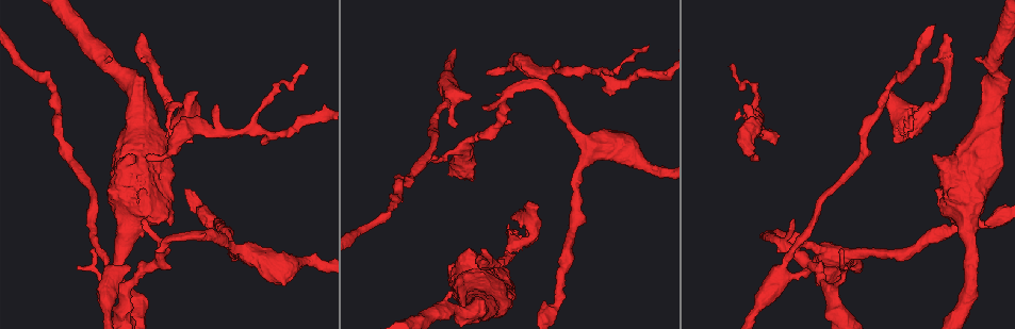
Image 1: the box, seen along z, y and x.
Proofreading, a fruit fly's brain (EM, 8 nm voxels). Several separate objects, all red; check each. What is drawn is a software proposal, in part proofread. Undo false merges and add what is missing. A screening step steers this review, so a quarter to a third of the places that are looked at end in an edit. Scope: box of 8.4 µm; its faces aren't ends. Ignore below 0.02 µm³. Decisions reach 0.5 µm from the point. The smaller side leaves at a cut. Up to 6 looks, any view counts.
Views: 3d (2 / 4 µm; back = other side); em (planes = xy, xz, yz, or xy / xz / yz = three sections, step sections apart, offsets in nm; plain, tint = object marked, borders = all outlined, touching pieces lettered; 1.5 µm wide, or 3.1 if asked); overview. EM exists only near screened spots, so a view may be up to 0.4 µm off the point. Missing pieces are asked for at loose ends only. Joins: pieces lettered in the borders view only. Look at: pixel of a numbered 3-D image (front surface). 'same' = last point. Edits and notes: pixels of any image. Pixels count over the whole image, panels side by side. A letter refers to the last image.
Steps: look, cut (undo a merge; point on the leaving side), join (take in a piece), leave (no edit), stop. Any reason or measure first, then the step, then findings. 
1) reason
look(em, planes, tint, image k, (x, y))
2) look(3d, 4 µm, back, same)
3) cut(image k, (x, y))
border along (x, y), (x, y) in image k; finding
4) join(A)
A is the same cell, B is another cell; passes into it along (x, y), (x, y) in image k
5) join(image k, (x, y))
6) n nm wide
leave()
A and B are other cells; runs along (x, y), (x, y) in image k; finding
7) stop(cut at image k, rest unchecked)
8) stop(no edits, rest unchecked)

an open end
look(3d, 4 µm, image 1, (216, 103))

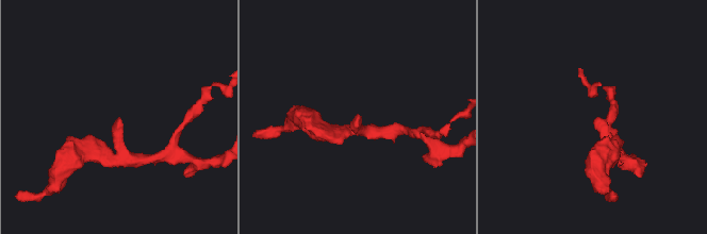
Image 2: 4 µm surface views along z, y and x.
now the EM
look(em, planes, borders, image 2, (357, 115))

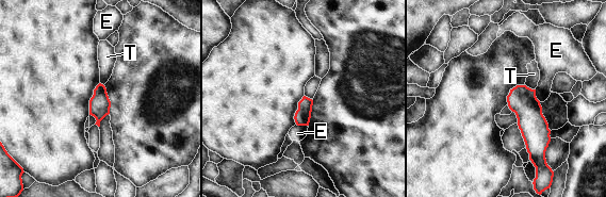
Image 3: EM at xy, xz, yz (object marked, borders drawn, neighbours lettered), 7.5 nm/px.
leave()
E and T are other cells; border along (524, 84), (535, 89) in image 3; no lettered piece goes on from it

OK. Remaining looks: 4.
free end
look(3d, 4 µm, image 1, (486, 73))

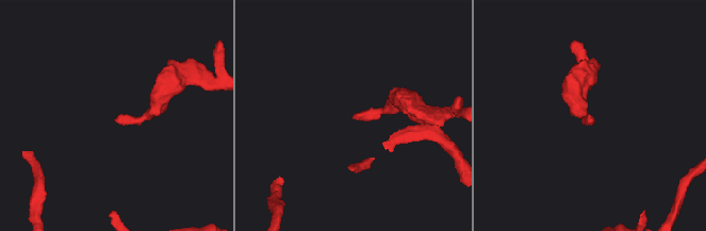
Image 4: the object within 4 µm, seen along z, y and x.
now the EM
look(em, xy, step 4, borders, image 4, (589, 123))

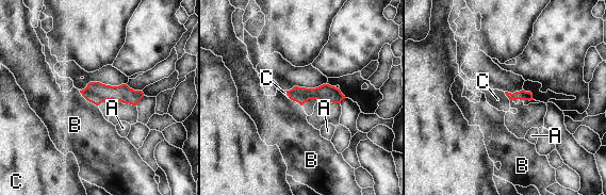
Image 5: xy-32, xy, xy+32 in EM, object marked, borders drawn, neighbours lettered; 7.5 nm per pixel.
look(em, planes, borders, same)

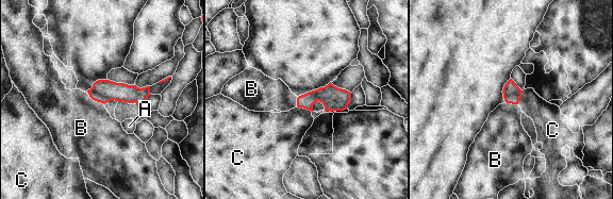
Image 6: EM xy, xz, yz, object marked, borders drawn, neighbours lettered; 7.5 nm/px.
B touches over 150 nm
leave()
A, B and C are other cells; border along (87, 94), (103, 104) in image 6; none of them fits

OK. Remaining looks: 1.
stop(no edits, rest unchecked)

